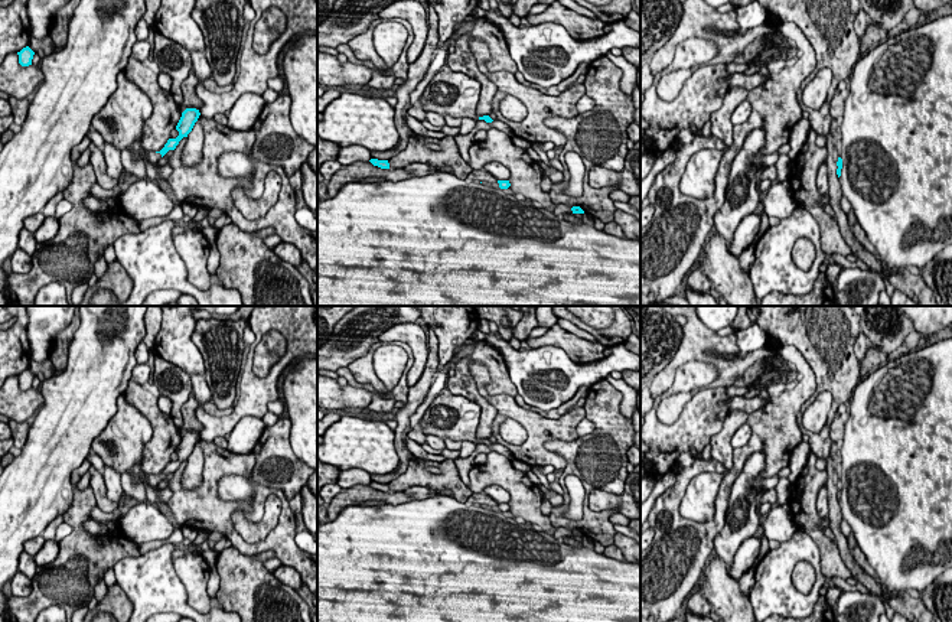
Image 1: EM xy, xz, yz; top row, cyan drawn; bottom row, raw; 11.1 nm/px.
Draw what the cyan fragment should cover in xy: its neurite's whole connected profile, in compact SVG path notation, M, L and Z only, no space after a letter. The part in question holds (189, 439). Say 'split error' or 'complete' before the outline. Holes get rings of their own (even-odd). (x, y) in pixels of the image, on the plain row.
split error; M186 432L182 436L182 440L176 449L176 453L179 455L179 459L176 462L169 462L164 470L160 475L151 475L151 473L144 473L147 481L143 482L146 486L159 486L159 482L163 481L169 473L175 473L179 465L183 460L188 460L188 457L192 455L195 446L198 444L200 436L196 432Z

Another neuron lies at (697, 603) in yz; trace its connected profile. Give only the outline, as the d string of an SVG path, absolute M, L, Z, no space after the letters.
M697 589L689 597L688 597L688 609L698 615L698 616L708 616L713 606L711 603L704 597L702 592Z

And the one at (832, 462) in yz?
M832 442L831 452L827 459L827 491L828 491L828 518L829 518L829 528L835 535L835 543L838 546L841 559L844 560L845 566L850 569L852 579L861 583L864 587L871 590L874 595L884 593L884 587L870 574L867 574L854 560L851 551L848 548L847 537L841 533L841 521L842 512L839 507L839 501L837 498L837 485L839 479L839 453L837 449L837 443Z

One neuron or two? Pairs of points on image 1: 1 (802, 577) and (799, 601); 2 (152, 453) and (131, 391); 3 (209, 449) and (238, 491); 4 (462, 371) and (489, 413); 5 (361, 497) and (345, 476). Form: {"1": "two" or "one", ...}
{"1": "two", "2": "one", "3": "two", "4": "one", "5": "two"}

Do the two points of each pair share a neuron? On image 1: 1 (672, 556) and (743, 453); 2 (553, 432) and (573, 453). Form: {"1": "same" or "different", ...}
{"1": "same", "2": "different"}

